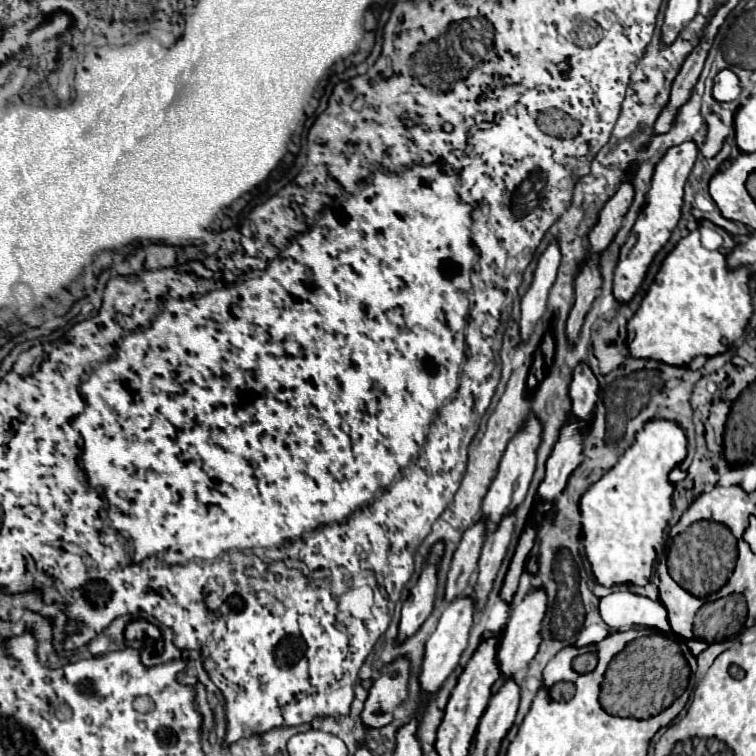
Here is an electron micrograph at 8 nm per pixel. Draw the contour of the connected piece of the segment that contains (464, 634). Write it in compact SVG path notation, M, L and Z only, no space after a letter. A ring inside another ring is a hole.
M458 596L458 598L454 598L446 606L444 614L440 616L434 634L426 642L426 656L424 656L424 664L422 664L420 684L422 684L422 692L426 696L438 692L438 688L442 686L442 682L456 668L458 658L462 656L462 652L466 648L466 642L468 642L468 632L472 628L472 618L474 618L474 598L472 596Z

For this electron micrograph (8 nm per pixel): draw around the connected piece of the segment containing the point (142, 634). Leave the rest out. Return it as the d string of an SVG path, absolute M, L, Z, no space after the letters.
M140 618L140 620L128 622L128 626L126 626L126 630L124 630L124 636L126 636L128 640L136 640L136 638L140 638L140 640L144 640L144 638L154 638L154 640L156 640L156 650L162 652L162 640L160 640L158 628L156 628L154 624L150 624L150 622L142 620L142 618Z

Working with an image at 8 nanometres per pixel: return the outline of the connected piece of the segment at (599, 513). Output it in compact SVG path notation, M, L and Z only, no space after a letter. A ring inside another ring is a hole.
M648 420L644 428L636 434L630 448L618 458L616 466L610 468L598 482L594 482L586 494L580 498L580 512L582 512L582 534L584 534L584 550L592 572L602 586L616 586L616 584L648 584L656 554L664 552L666 538L668 538L668 524L672 518L672 492L674 484L670 482L668 474L676 468L688 454L688 440L684 428L674 420Z

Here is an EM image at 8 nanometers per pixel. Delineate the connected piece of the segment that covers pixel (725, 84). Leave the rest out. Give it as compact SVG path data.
M722 70L718 72L718 76L714 78L714 90L712 90L714 98L718 102L730 102L736 100L740 94L740 82L736 78L734 72L730 70Z

